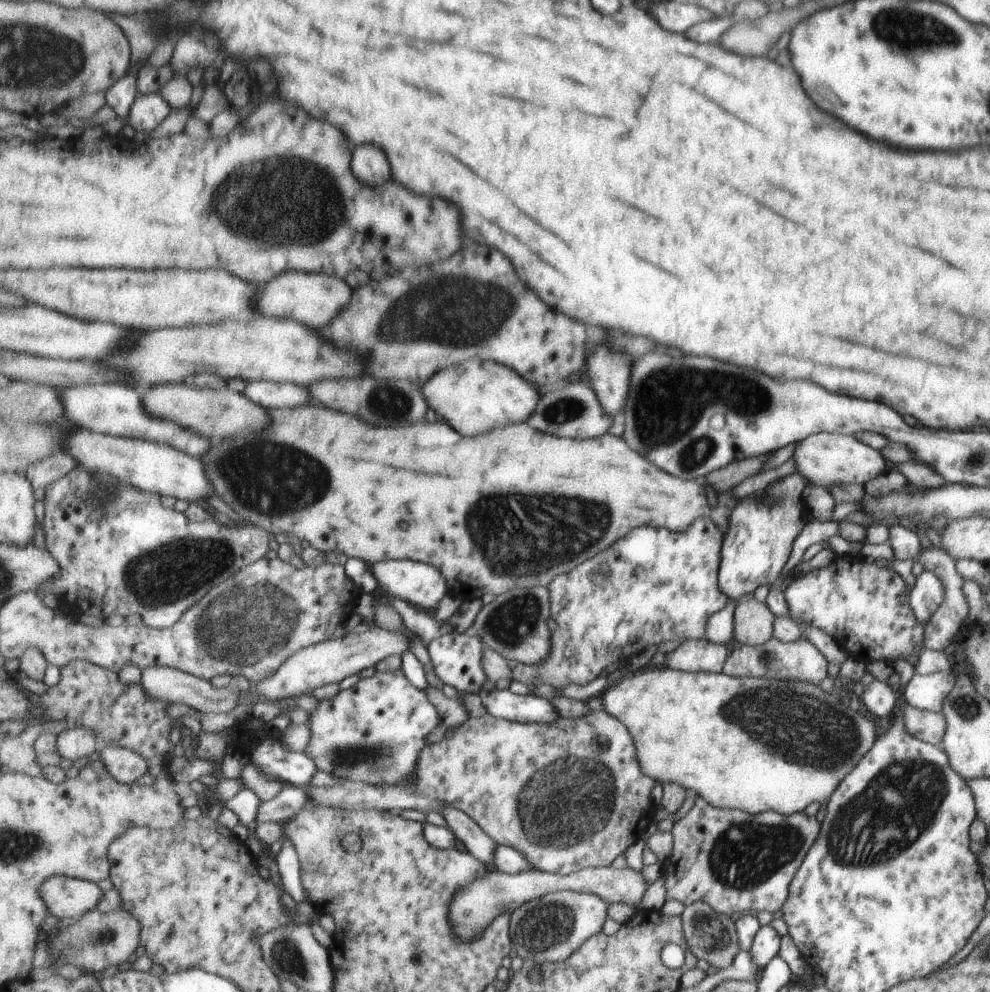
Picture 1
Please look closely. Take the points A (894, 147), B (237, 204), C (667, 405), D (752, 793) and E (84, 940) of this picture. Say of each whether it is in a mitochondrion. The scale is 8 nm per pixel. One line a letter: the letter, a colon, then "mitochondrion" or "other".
A: other
B: mitochondrion
C: mitochondrion
D: other
E: mitochondrion

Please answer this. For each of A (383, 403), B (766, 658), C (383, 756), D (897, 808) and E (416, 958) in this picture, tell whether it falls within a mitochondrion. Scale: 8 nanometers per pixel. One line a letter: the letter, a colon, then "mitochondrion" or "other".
A: mitochondrion
B: mitochondrion
C: mitochondrion
D: mitochondrion
E: other

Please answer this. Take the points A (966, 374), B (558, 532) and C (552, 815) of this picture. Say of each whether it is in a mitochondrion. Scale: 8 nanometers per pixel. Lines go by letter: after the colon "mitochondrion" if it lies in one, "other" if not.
A: other
B: mitochondrion
C: mitochondrion

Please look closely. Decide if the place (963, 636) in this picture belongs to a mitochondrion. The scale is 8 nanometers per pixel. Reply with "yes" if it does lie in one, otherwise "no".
no

